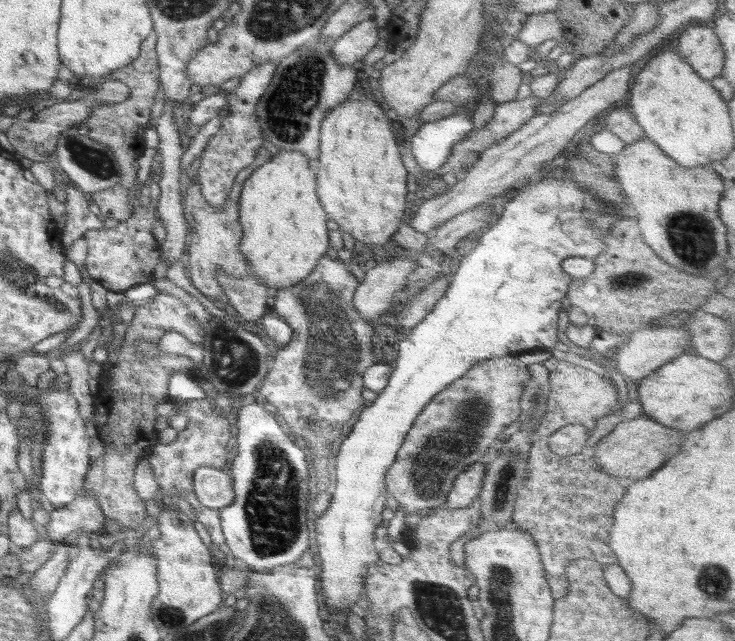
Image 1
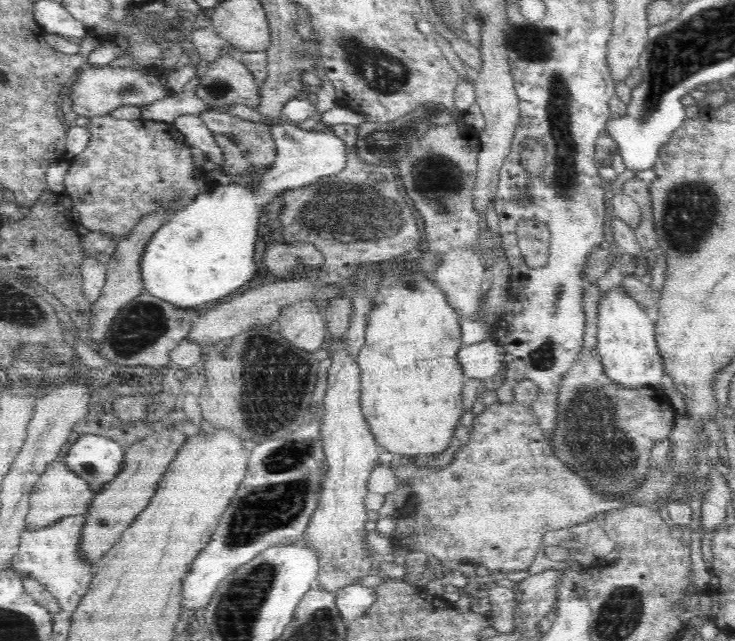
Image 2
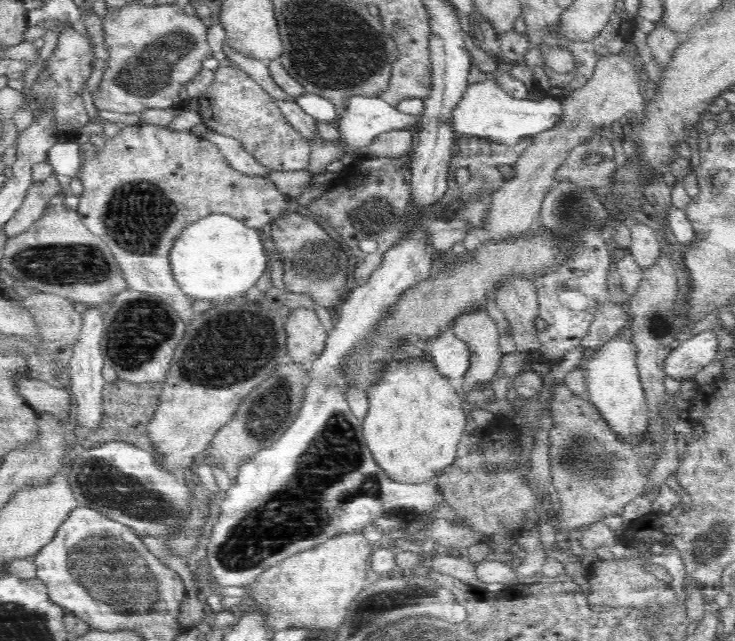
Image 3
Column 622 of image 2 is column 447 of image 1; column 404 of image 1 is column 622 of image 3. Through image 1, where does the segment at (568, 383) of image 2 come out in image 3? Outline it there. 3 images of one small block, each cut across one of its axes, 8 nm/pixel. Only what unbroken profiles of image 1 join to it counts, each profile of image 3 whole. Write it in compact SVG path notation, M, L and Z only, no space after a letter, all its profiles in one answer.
M564 381L552 383L552 393L546 408L552 413L554 420L549 434L549 460L552 476L552 487L559 494L561 512L554 520L556 532L572 532L589 524L600 522L608 516L622 515L624 506L631 500L646 493L648 472L656 466L656 452L658 443L652 444L649 426L643 434L643 441L639 445L632 445L624 441L602 417L586 395L577 396L572 393Z

